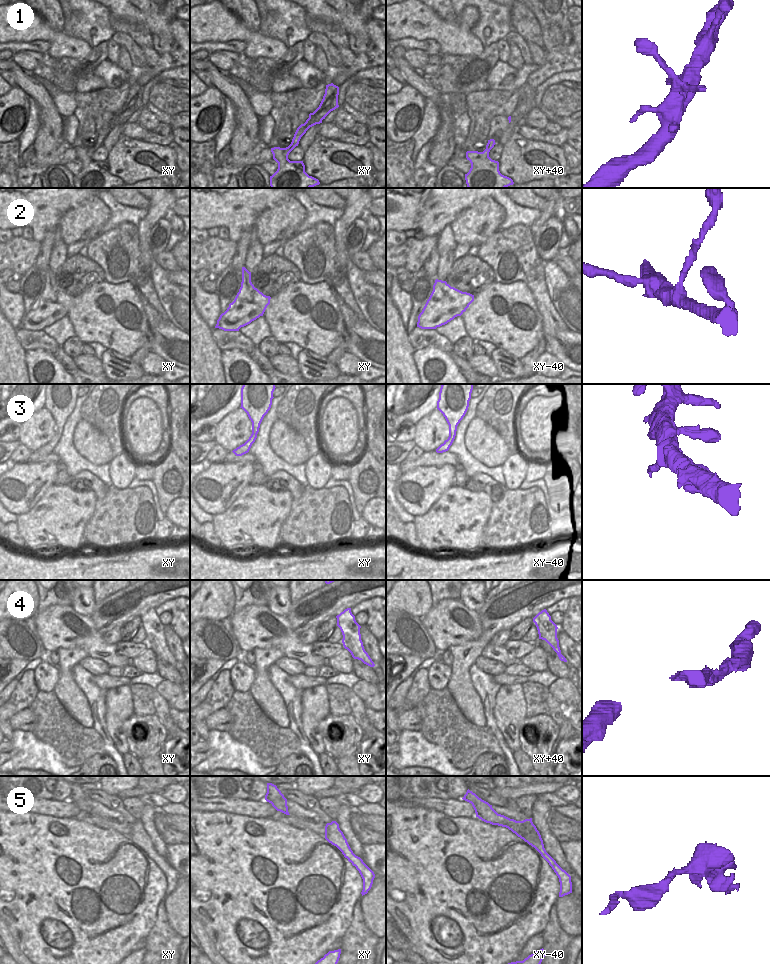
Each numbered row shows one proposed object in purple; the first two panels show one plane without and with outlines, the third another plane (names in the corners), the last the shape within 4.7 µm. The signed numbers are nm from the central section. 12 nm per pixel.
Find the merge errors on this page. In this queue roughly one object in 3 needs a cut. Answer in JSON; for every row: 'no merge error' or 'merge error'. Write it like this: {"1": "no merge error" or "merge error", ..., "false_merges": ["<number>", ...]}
{"1": "no merge error", "2": "no merge error", "3": "no merge error", "4": "merge error", "5": "merge error", "false_merges": ["4", "5"]}

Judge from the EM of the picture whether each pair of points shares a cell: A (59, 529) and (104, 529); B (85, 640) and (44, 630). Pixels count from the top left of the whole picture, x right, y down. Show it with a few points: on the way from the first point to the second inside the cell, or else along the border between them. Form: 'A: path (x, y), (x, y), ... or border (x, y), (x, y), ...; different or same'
A: border (94, 508), (94, 512), (84, 528), (84, 543); different
B: path (75, 640), (67, 642), (54, 630); same

